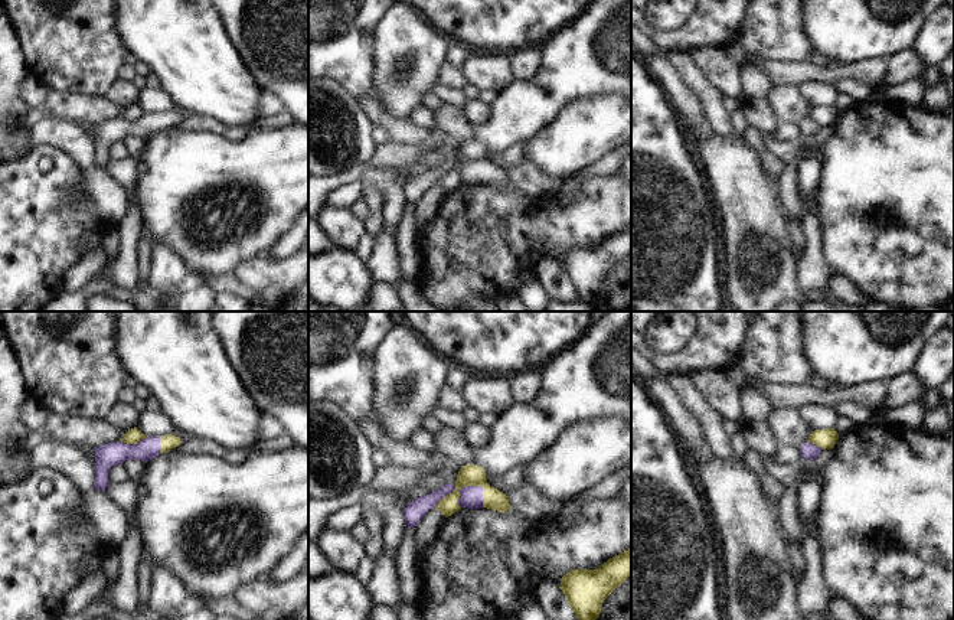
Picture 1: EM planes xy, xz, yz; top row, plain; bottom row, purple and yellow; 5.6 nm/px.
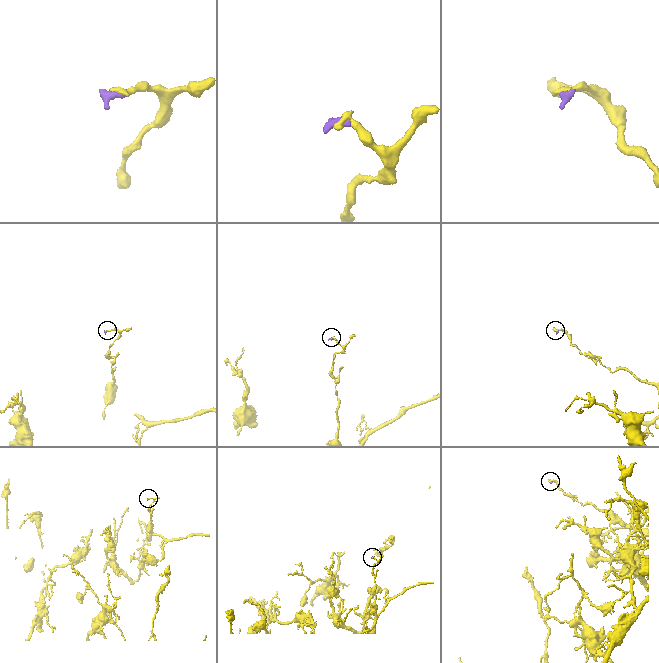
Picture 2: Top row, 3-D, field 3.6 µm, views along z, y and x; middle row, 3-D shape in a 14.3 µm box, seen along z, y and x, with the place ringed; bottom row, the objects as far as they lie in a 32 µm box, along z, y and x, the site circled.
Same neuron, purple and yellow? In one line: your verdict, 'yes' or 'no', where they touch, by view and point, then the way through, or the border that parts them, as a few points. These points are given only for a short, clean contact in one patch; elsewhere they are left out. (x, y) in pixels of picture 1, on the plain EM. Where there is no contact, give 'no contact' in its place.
yes; contact xz (479, 163); way xz (471, 173), (479, 163), (470, 152)

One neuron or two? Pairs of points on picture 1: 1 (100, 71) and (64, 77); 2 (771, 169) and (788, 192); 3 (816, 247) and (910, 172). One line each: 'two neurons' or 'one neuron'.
1: one neuron
2: two neurons
3: two neurons

